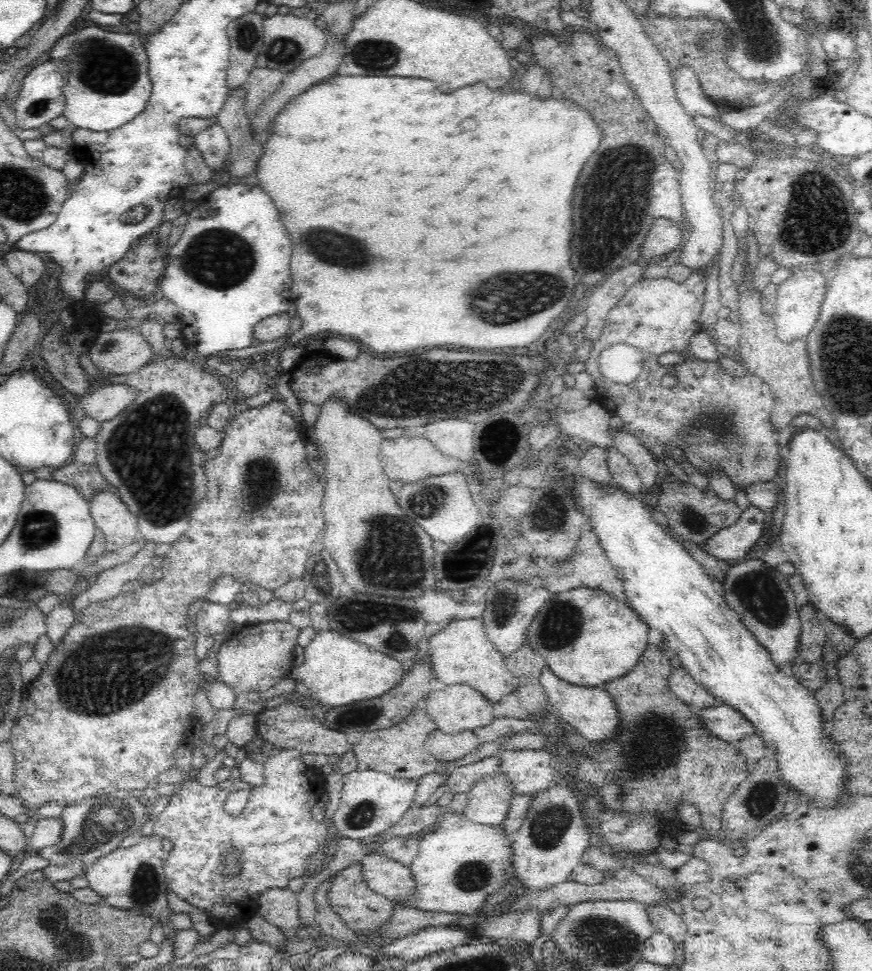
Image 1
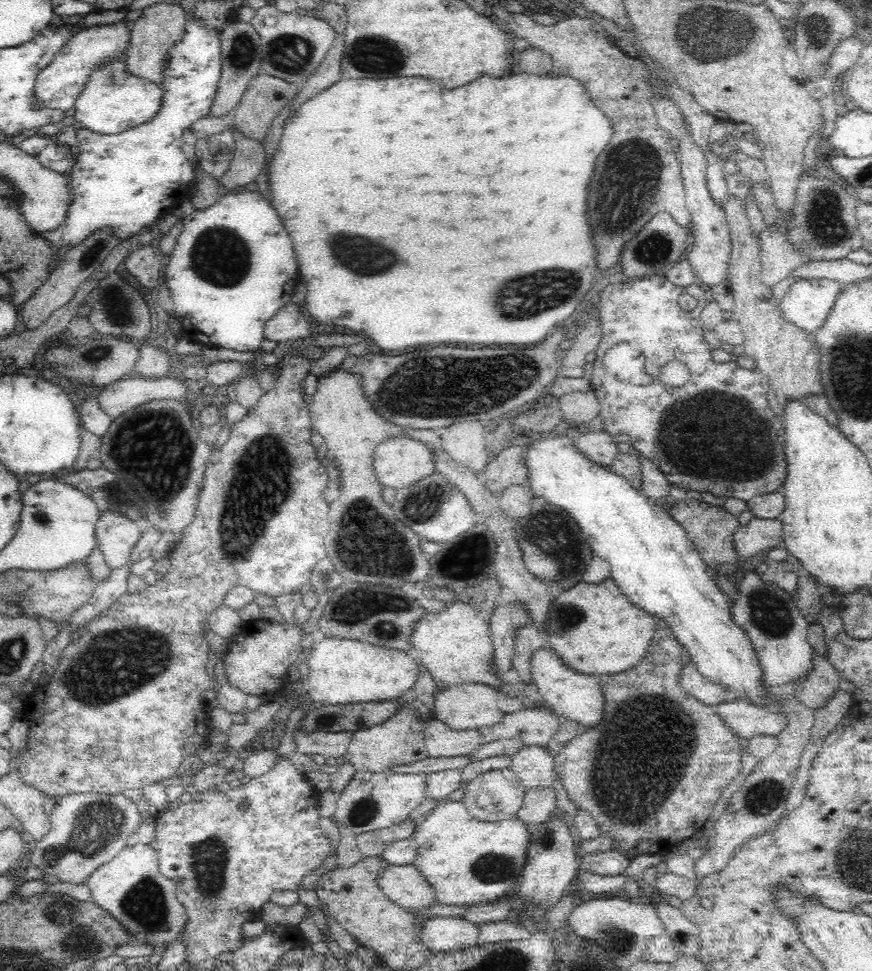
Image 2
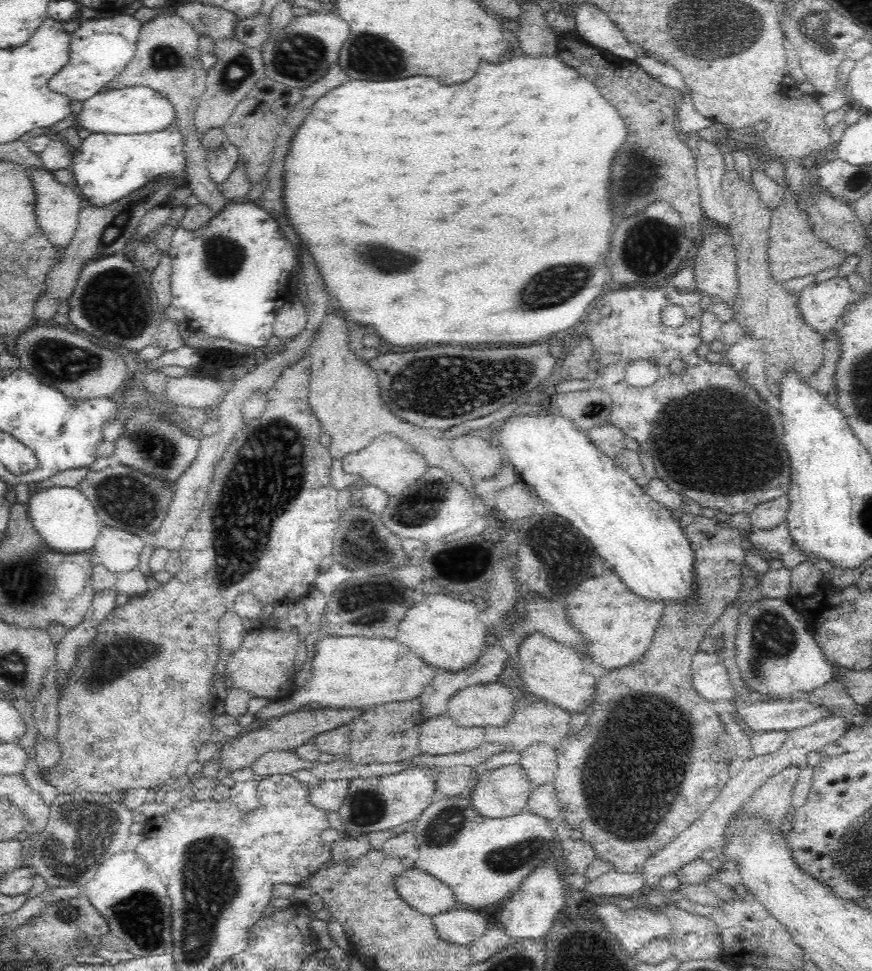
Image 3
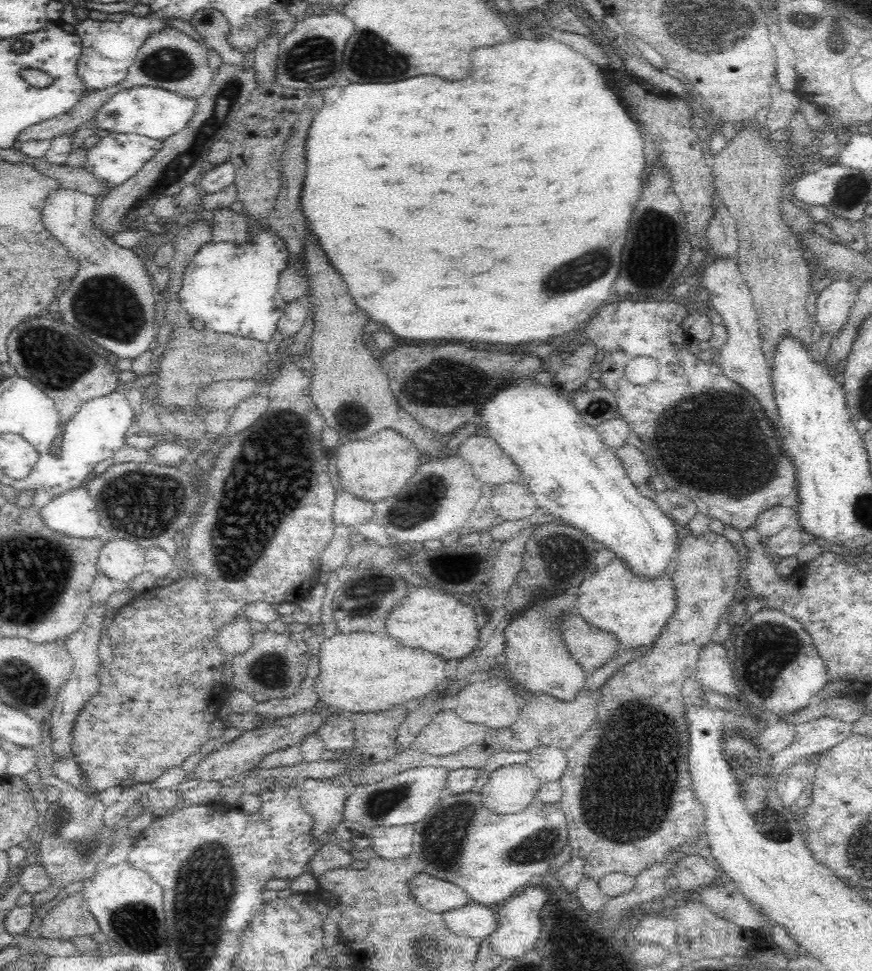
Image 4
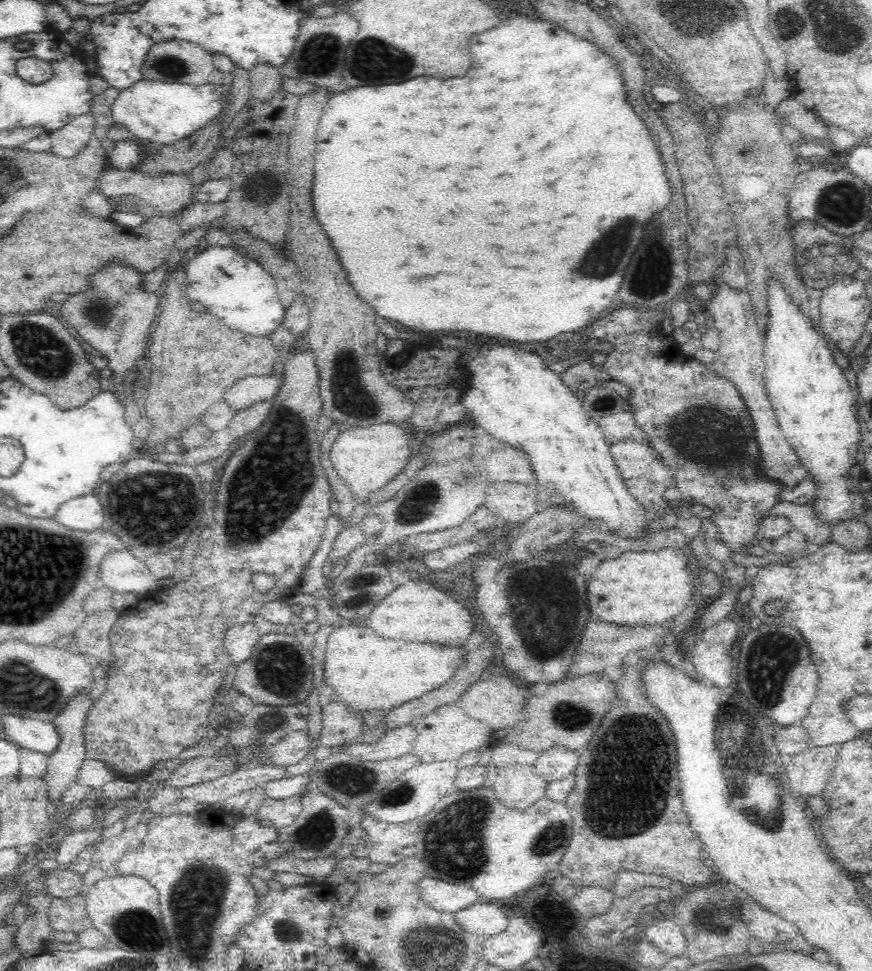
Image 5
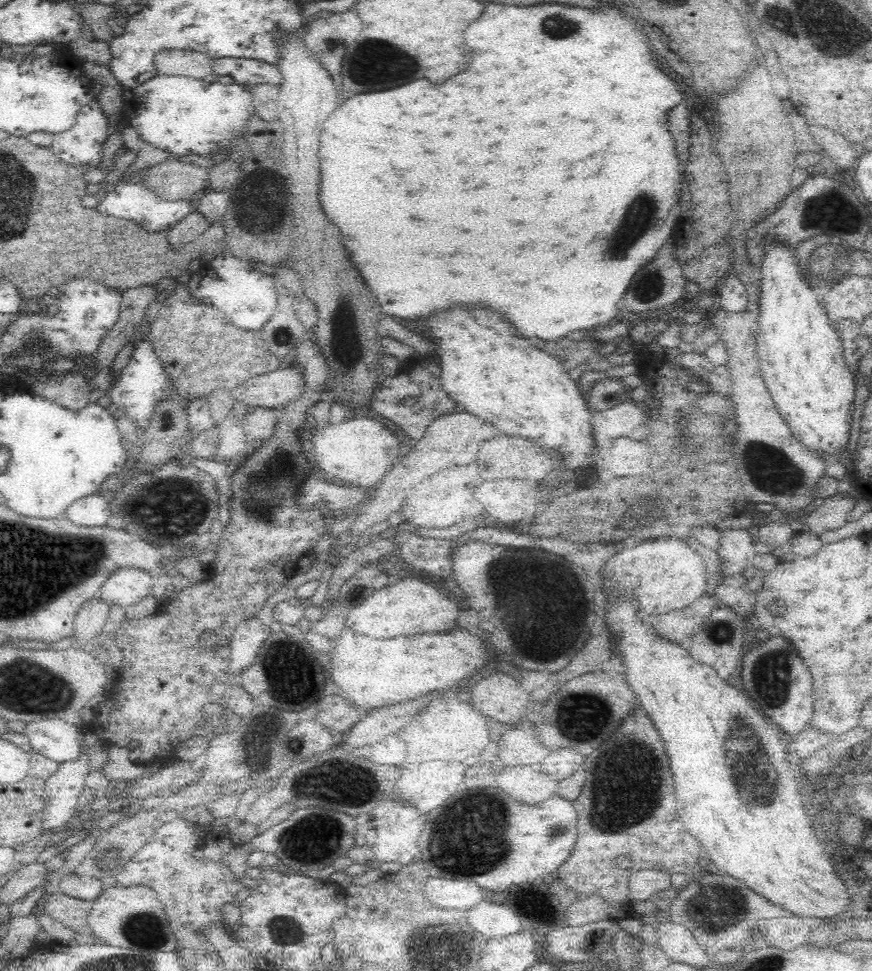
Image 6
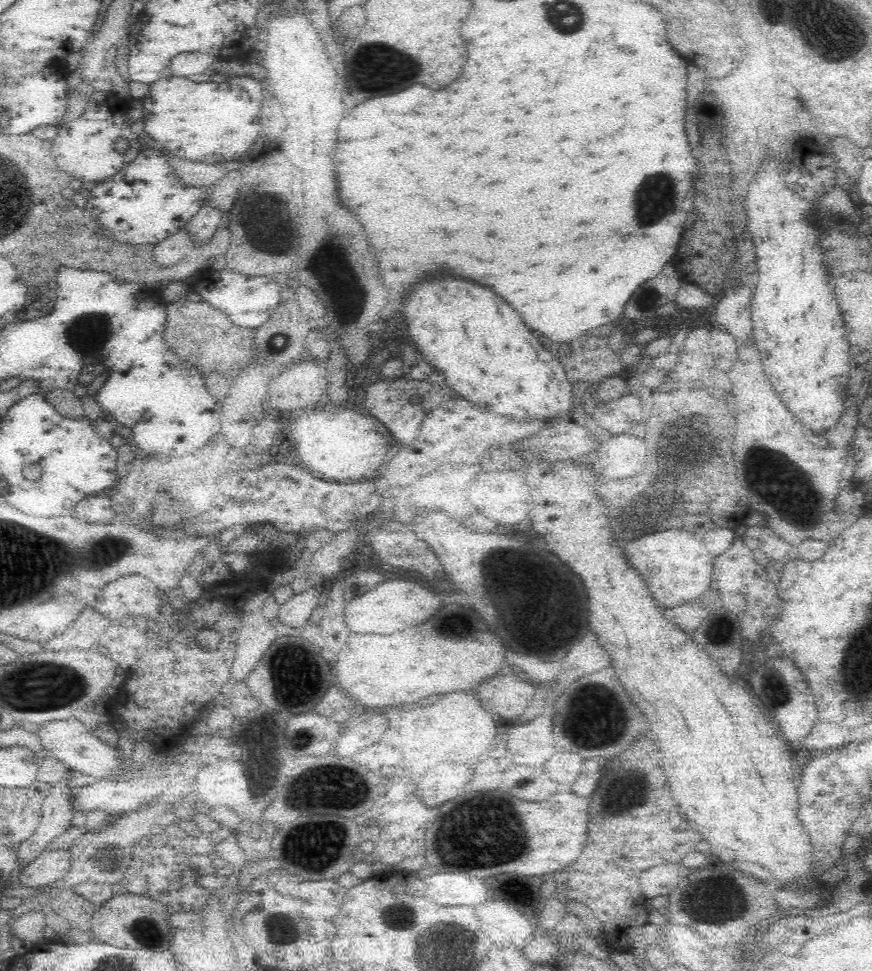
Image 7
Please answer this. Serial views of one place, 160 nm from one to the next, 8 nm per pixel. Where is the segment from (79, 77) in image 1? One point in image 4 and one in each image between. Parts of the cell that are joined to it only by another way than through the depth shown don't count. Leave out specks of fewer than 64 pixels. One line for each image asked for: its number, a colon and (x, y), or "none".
2: (113, 102)
3: (138, 110)
4: (148, 111)

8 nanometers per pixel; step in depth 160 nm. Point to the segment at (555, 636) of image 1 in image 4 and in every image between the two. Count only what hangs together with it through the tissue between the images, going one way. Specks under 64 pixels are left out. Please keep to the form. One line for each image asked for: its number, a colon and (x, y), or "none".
2: (593, 627)
3: (619, 626)
4: (636, 609)

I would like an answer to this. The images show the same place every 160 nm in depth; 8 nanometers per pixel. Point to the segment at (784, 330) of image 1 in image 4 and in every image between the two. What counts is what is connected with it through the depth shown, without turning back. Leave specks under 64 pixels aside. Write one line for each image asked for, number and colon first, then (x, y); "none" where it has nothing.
2: (807, 304)
3: (822, 305)
4: (833, 305)

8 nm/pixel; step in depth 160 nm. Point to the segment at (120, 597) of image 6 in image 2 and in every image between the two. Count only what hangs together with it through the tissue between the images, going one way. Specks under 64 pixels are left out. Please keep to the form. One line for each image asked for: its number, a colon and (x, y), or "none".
2: (116, 536)
3: (119, 551)
4: (121, 560)
5: (122, 571)

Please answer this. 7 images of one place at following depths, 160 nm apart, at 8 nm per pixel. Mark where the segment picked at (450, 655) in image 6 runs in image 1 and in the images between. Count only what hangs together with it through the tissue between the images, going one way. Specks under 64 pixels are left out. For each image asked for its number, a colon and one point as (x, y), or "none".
1: (343, 670)
2: (341, 671)
3: (352, 672)
4: (362, 673)
5: (368, 673)

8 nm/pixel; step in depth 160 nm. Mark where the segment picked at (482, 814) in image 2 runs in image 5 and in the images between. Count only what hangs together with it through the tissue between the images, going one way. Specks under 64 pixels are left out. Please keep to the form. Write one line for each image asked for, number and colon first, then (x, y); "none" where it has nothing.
3: (504, 792)
4: (511, 789)
5: (518, 787)

